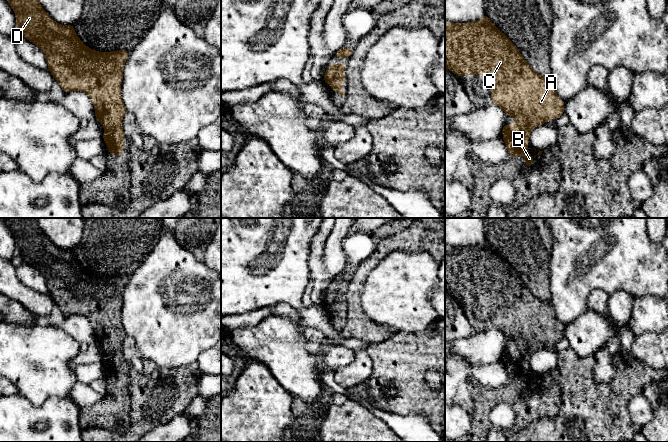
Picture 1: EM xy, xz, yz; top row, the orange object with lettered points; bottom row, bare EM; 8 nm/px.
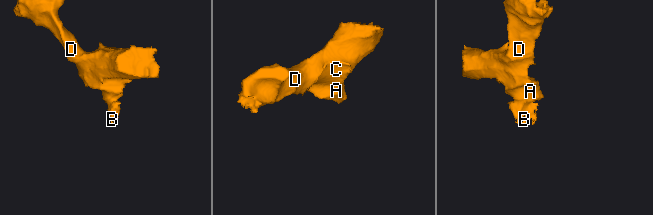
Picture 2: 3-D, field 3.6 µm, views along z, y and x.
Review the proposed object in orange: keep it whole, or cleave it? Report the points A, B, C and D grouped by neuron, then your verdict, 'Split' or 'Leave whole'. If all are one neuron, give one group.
Groups: A B C D. Leave whole

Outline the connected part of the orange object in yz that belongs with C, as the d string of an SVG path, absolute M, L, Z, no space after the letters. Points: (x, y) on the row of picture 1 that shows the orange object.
M487 14L469 23L445 21L445 68L457 76L487 76L493 104L517 120L515 124L504 124L502 128L508 154L515 159L521 154L526 160L525 166L530 168L533 157L527 151L531 130L564 114L565 102L558 97L551 78L534 72L517 47L491 22Z

